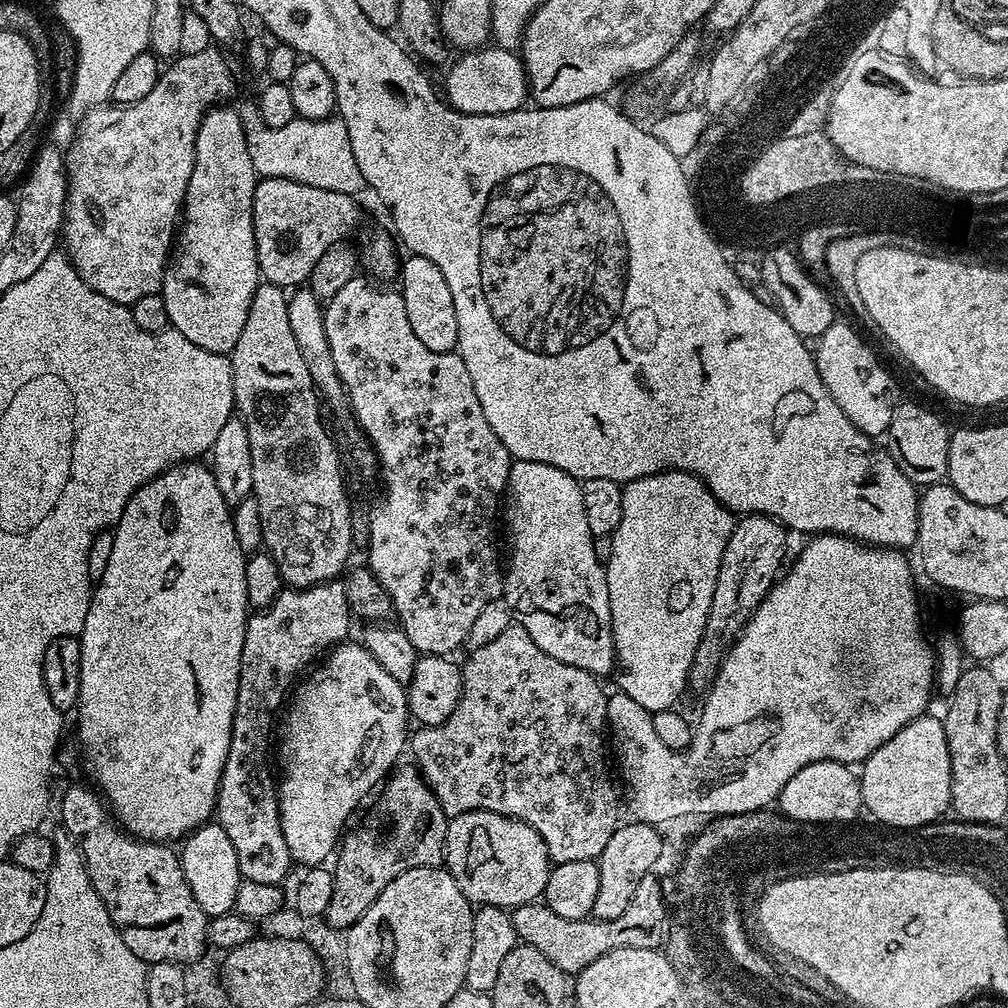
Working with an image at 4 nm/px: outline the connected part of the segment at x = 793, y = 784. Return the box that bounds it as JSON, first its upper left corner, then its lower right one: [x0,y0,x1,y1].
[778,760,862,824]

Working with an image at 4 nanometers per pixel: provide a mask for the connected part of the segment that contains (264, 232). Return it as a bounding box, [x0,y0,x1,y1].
[252,176,360,290]

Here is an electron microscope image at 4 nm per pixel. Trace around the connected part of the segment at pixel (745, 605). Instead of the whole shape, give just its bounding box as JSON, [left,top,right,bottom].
[688,512,789,693]

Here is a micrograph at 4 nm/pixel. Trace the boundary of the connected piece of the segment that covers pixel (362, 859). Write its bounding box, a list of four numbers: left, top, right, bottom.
[323,763,450,930]

